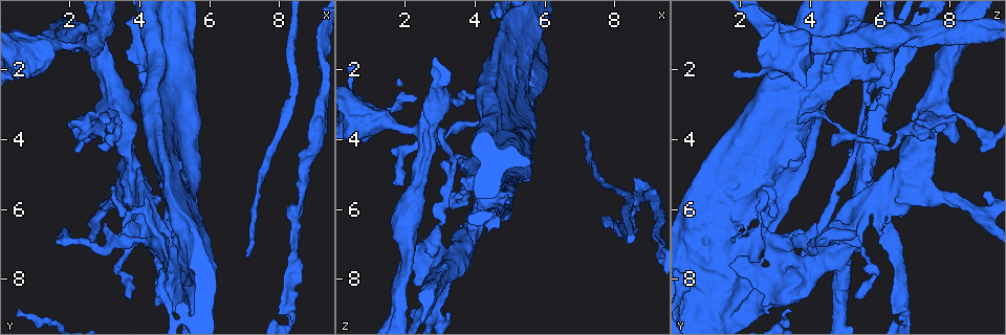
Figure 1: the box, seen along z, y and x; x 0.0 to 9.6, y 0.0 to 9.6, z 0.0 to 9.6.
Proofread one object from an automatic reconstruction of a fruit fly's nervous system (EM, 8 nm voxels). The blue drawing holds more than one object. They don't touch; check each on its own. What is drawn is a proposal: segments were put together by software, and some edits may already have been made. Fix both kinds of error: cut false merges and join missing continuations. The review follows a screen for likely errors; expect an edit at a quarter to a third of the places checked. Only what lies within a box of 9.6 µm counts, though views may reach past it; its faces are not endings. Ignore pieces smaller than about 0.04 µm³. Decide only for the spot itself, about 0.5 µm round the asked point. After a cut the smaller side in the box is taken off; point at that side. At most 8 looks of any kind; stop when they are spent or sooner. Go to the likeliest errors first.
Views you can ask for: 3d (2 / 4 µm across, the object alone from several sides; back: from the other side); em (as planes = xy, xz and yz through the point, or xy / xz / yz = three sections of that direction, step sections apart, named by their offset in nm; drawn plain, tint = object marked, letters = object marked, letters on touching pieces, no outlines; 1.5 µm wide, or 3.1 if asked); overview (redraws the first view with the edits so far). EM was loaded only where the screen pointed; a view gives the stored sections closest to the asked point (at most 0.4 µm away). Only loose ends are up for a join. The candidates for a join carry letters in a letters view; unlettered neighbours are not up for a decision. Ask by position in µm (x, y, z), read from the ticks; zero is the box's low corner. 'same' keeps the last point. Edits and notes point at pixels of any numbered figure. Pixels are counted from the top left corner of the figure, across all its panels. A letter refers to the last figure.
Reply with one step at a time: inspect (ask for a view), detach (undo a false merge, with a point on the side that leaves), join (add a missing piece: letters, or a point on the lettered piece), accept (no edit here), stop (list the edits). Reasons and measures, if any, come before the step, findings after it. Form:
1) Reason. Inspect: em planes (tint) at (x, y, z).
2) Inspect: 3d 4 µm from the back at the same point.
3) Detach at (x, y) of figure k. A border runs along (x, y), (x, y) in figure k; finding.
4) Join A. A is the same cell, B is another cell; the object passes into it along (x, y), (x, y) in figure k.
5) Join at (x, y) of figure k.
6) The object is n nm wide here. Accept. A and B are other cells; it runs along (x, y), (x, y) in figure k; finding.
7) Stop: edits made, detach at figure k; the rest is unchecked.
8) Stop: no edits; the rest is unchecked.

An open end. Inspect: em yz step 8 (tint) at (8.60, 4.50, 5.15).

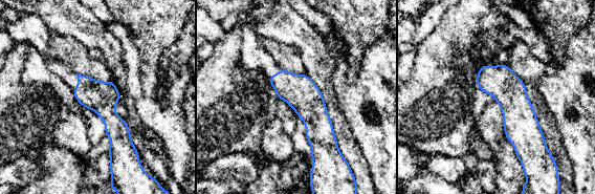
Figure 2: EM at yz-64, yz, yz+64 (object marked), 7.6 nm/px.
Cut it another way. Inspect: em planes (letters) at the same point.

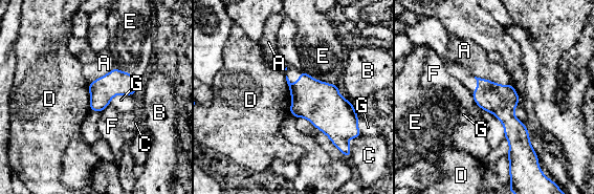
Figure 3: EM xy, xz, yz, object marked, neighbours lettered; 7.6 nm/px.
The longest contact is with E, 300 nm. Accept. A, B, C, D, E, F and G are other cells; a border runs along (470, 93), (474, 101), (483, 109) in figure 3; no lettered piece goes on from it.

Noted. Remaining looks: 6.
An open end. Inspect: em planes (letters) at (3.10, 5.55, 9.05).

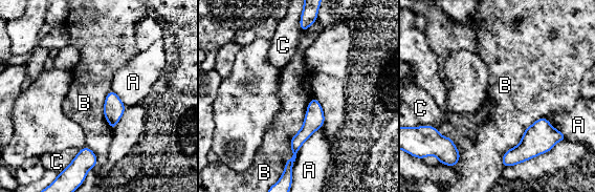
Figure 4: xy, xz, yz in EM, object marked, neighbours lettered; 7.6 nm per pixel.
Accept. A, B and C are other cells; it runs along (314, 101), (314, 120), (294, 150) in figure 4; no lettered piece goes on from it.

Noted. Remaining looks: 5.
Branch stops here. Inspect: em planes (letters) at (1.90, 6.65, 5.30).

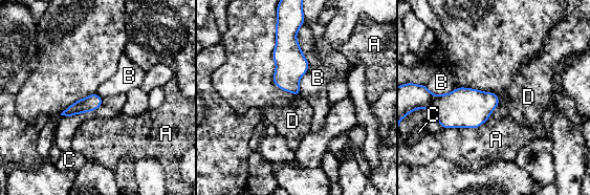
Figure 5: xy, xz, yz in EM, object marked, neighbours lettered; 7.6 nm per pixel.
Accept. A, B, C and D are other cells; no lettered piece goes on from it.

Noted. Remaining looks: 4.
Stop: no edits; the rest is unchecked.

